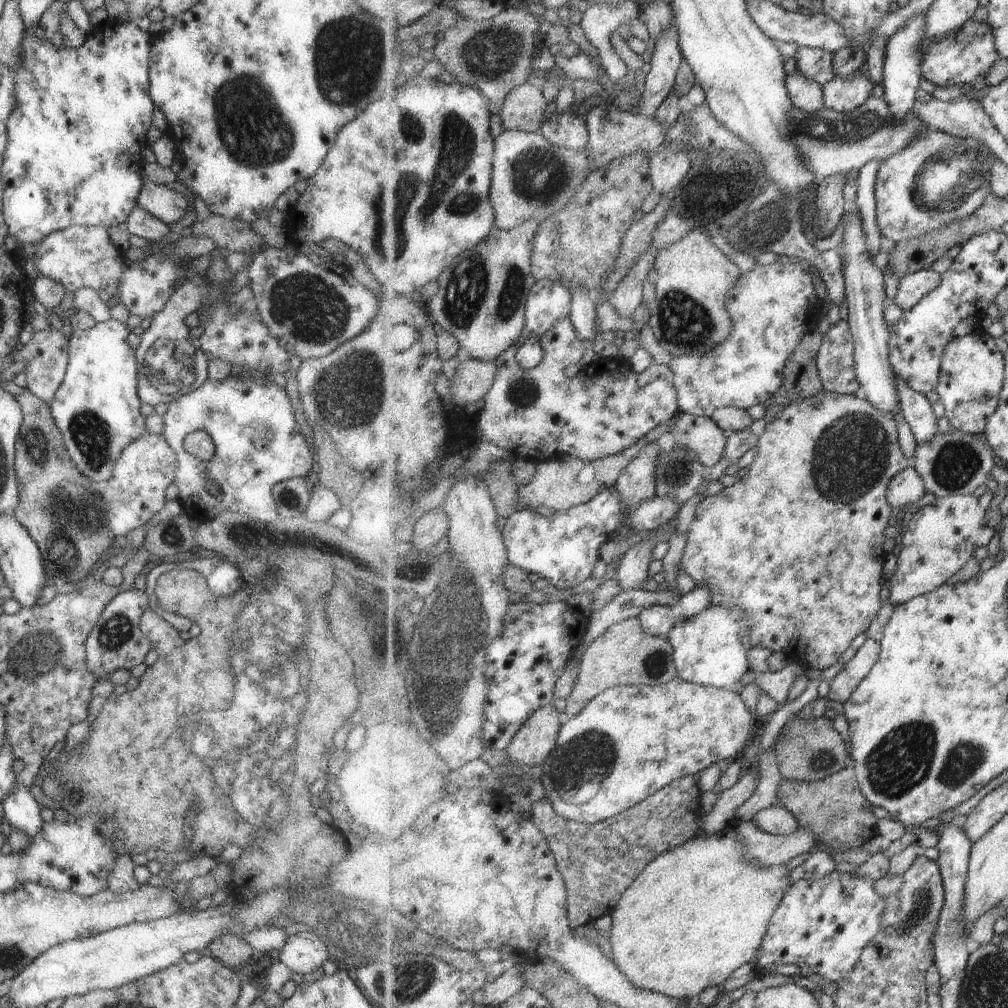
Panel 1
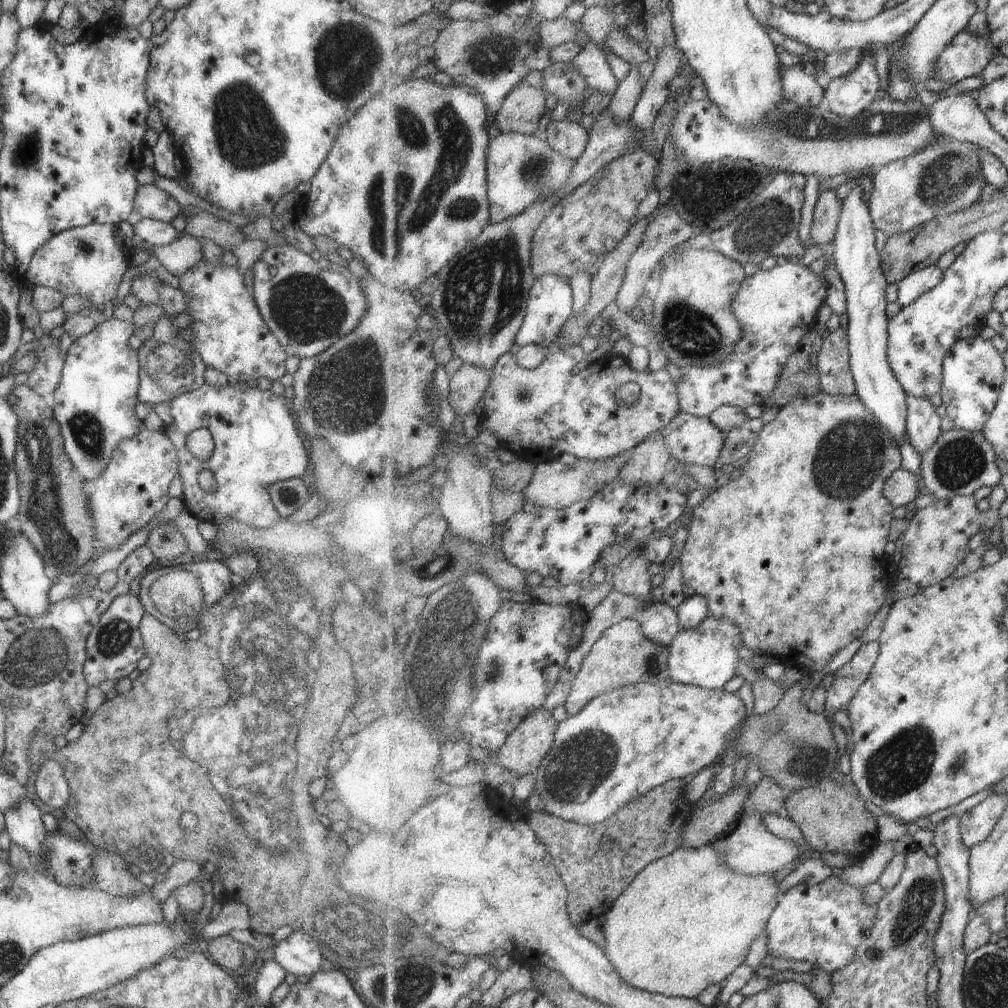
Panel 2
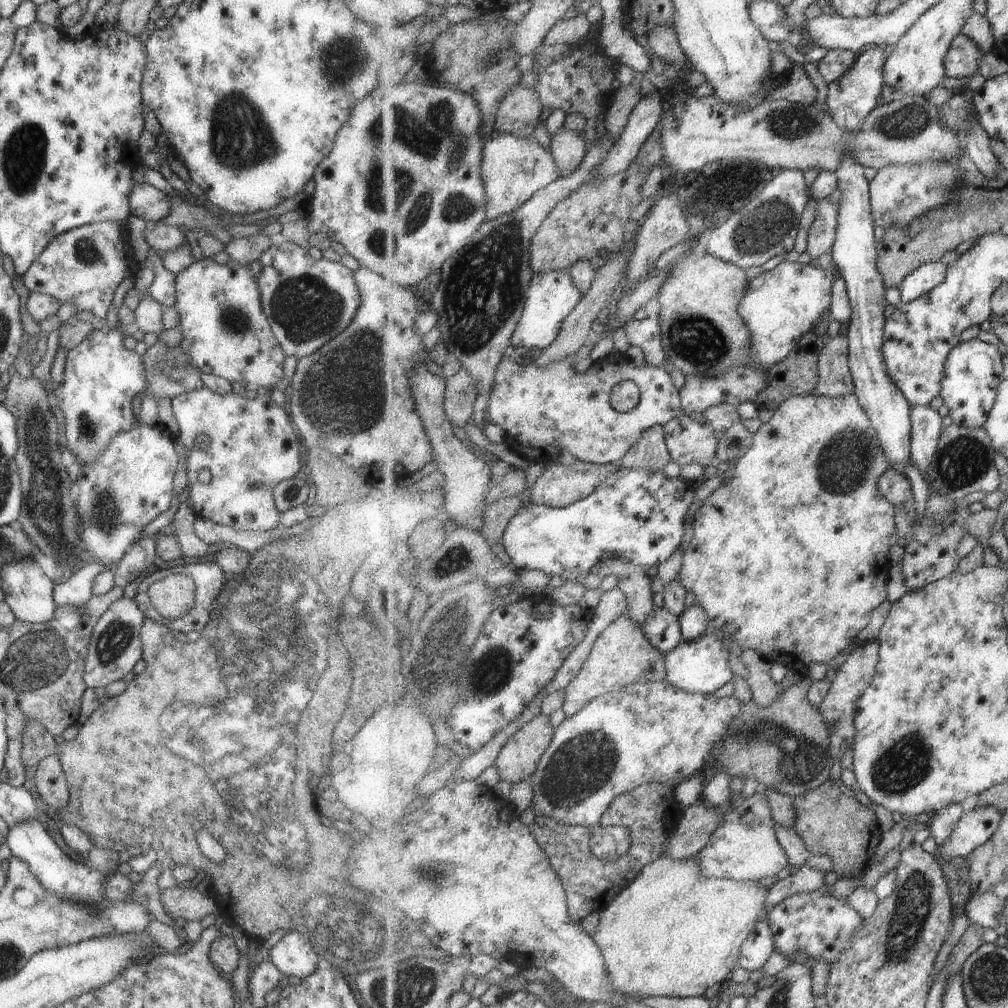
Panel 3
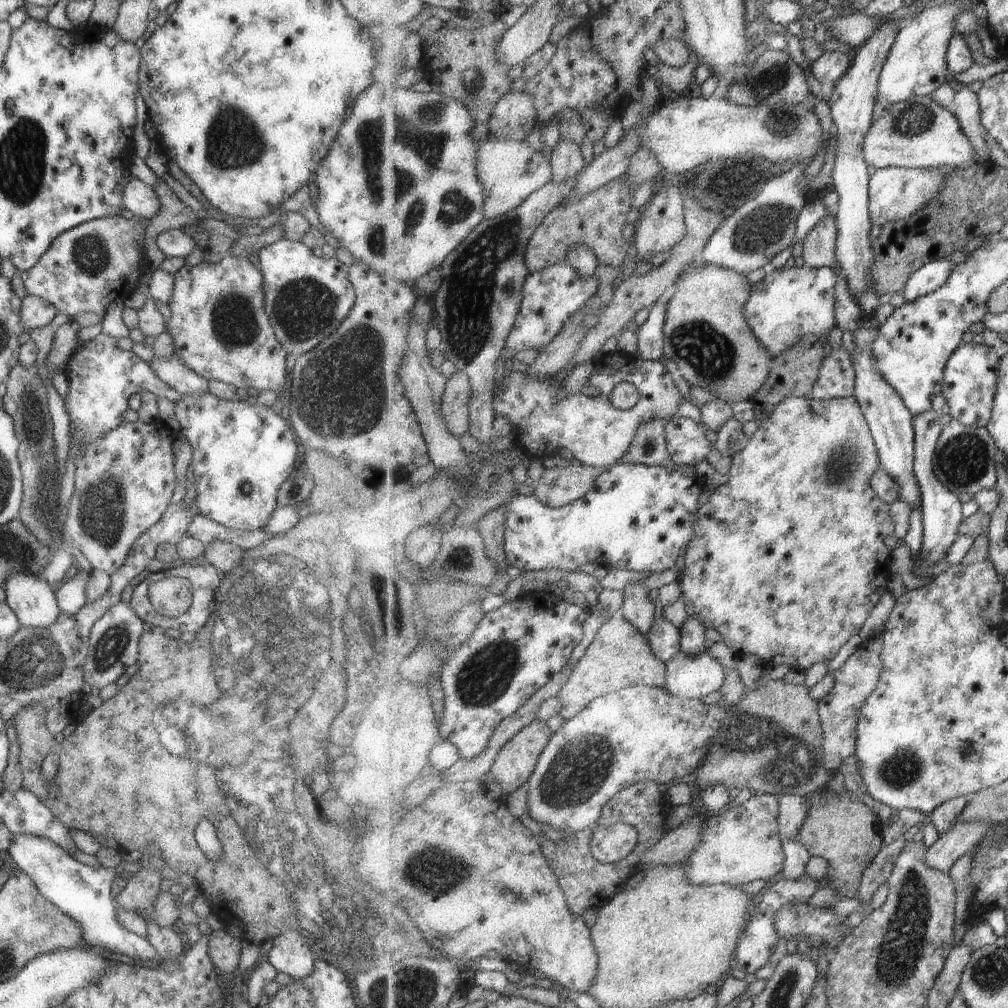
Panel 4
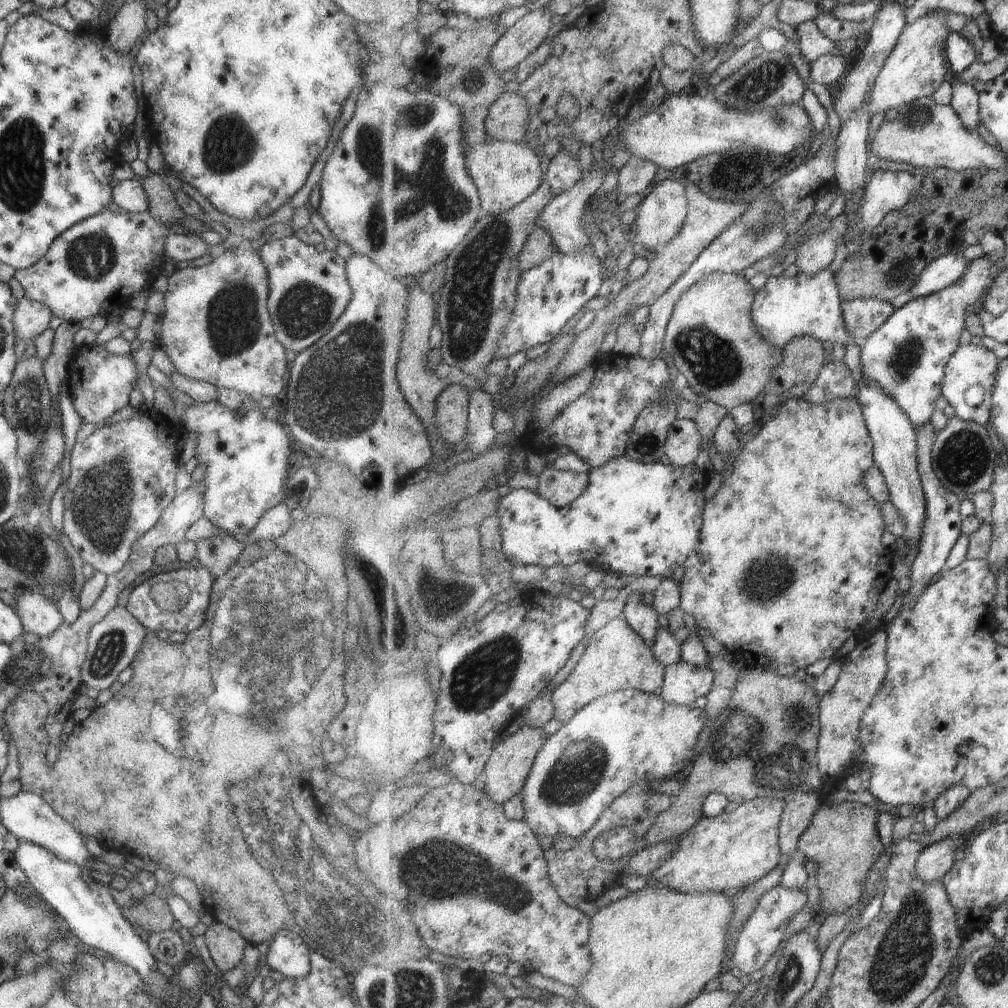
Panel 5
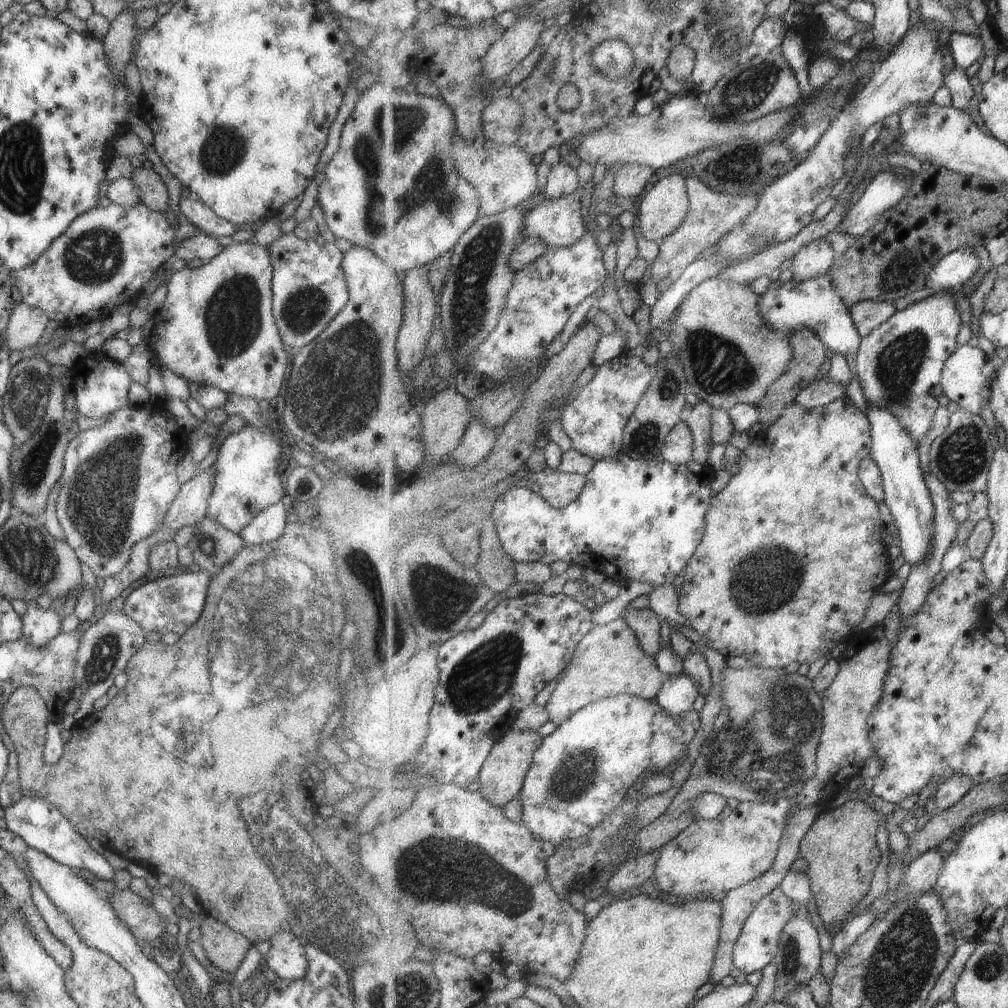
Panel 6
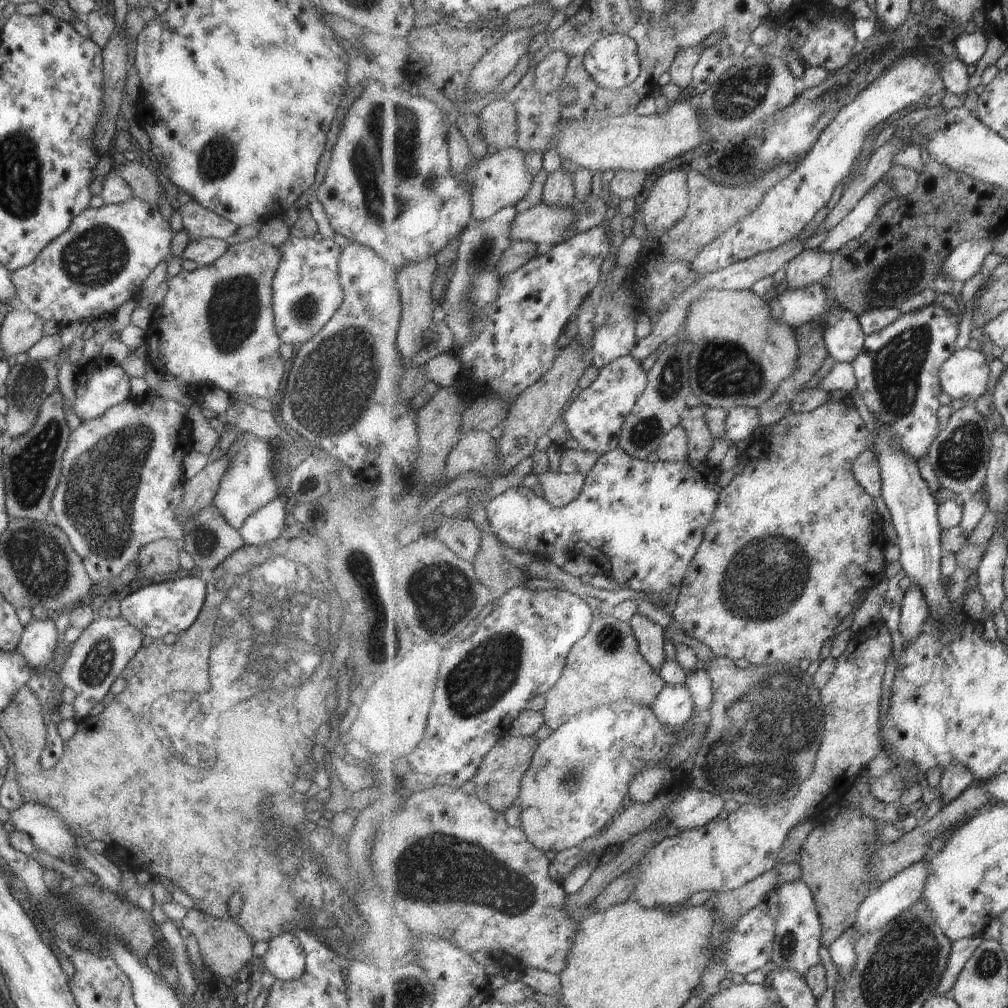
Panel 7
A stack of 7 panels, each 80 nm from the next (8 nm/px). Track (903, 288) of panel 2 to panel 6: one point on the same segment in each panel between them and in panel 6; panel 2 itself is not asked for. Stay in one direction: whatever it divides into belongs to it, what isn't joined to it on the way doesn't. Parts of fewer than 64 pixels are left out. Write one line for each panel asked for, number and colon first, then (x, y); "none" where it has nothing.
3: (924, 280)
4: (929, 278)
5: (942, 272)
6: (956, 268)

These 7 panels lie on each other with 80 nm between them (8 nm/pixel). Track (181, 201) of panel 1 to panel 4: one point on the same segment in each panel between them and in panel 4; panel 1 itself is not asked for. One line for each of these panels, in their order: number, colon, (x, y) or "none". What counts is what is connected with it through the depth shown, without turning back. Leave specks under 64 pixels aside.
2: (150, 202)
3: (147, 203)
4: (141, 200)

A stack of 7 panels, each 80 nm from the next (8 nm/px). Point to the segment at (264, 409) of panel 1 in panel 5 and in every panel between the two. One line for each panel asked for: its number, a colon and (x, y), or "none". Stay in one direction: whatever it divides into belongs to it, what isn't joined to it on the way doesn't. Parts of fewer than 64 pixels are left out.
2: (256, 443)
3: (252, 445)
4: (242, 453)
5: (245, 455)

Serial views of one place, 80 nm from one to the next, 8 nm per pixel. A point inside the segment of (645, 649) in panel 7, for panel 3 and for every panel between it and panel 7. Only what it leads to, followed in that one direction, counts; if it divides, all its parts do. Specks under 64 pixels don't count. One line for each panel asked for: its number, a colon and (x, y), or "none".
3: (632, 580)
4: (638, 608)
5: (642, 617)
6: (646, 626)

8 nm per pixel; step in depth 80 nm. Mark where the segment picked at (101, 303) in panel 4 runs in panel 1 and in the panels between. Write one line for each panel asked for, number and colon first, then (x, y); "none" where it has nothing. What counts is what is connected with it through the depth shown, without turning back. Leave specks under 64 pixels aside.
1: (76, 256)
2: (86, 260)
3: (83, 265)

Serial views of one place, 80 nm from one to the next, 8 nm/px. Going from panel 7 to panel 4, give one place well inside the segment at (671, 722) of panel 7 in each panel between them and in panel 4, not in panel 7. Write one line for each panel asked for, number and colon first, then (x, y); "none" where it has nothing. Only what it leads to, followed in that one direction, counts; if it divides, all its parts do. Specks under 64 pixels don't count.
4: (688, 676)
5: (684, 682)
6: (679, 692)

